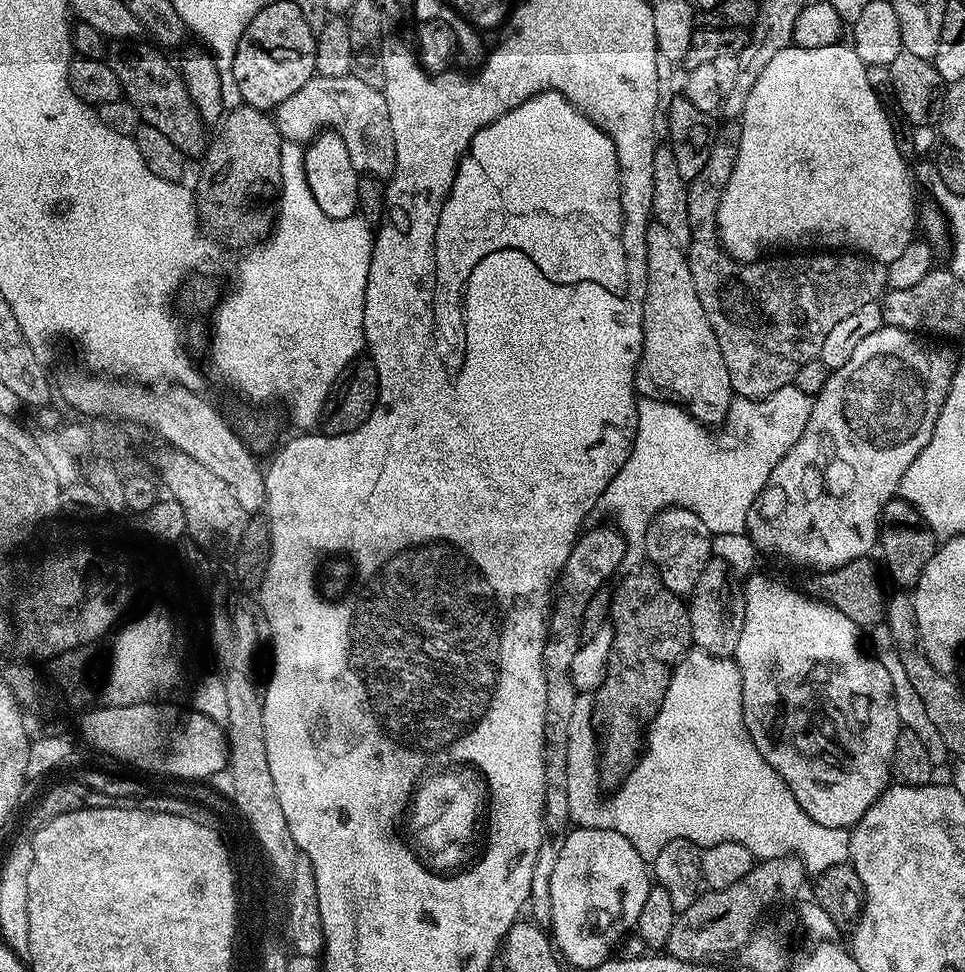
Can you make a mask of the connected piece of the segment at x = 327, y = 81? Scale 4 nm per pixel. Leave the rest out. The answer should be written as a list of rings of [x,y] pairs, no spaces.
[[[319,74],[313,76],[310,82],[306,82],[306,86],[302,86],[302,90],[294,90],[294,94],[290,94],[276,107],[274,119],[276,127],[279,128],[280,135],[285,141],[310,142],[321,132],[331,130],[350,141],[351,147],[349,147],[348,153],[357,173],[381,178],[392,175],[396,165],[394,134],[390,130],[390,110],[386,110],[384,93],[381,90],[366,86],[361,79],[351,74],[342,78],[330,78]]]

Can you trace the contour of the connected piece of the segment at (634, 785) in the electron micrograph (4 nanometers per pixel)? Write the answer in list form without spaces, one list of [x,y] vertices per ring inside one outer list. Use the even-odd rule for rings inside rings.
[[[689,650],[685,656],[679,657],[660,707],[647,725],[646,739],[638,759],[629,768],[628,775],[623,777],[621,788],[605,804],[600,804],[598,732],[594,727],[591,695],[577,695],[564,733],[564,800],[568,803],[571,823],[577,828],[605,828],[622,834],[645,862],[656,860],[662,846],[675,840],[689,840],[701,849],[727,840],[738,842],[746,846],[757,861],[795,858],[808,874],[825,872],[830,870],[830,866],[838,866],[848,860],[849,829],[814,822],[814,818],[798,806],[790,786],[780,777],[778,770],[774,770],[774,766],[762,758],[758,746],[754,746],[744,721],[742,678],[735,659],[711,656],[699,650]]]

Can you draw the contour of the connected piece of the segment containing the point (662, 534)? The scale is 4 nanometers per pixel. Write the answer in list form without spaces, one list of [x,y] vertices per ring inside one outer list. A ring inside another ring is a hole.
[[[664,508],[656,513],[644,535],[644,555],[647,563],[660,573],[666,590],[681,598],[691,597],[698,574],[713,555],[713,537],[702,526],[702,518],[685,508]]]

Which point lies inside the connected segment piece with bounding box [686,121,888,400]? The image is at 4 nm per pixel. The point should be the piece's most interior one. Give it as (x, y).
(771, 316)

